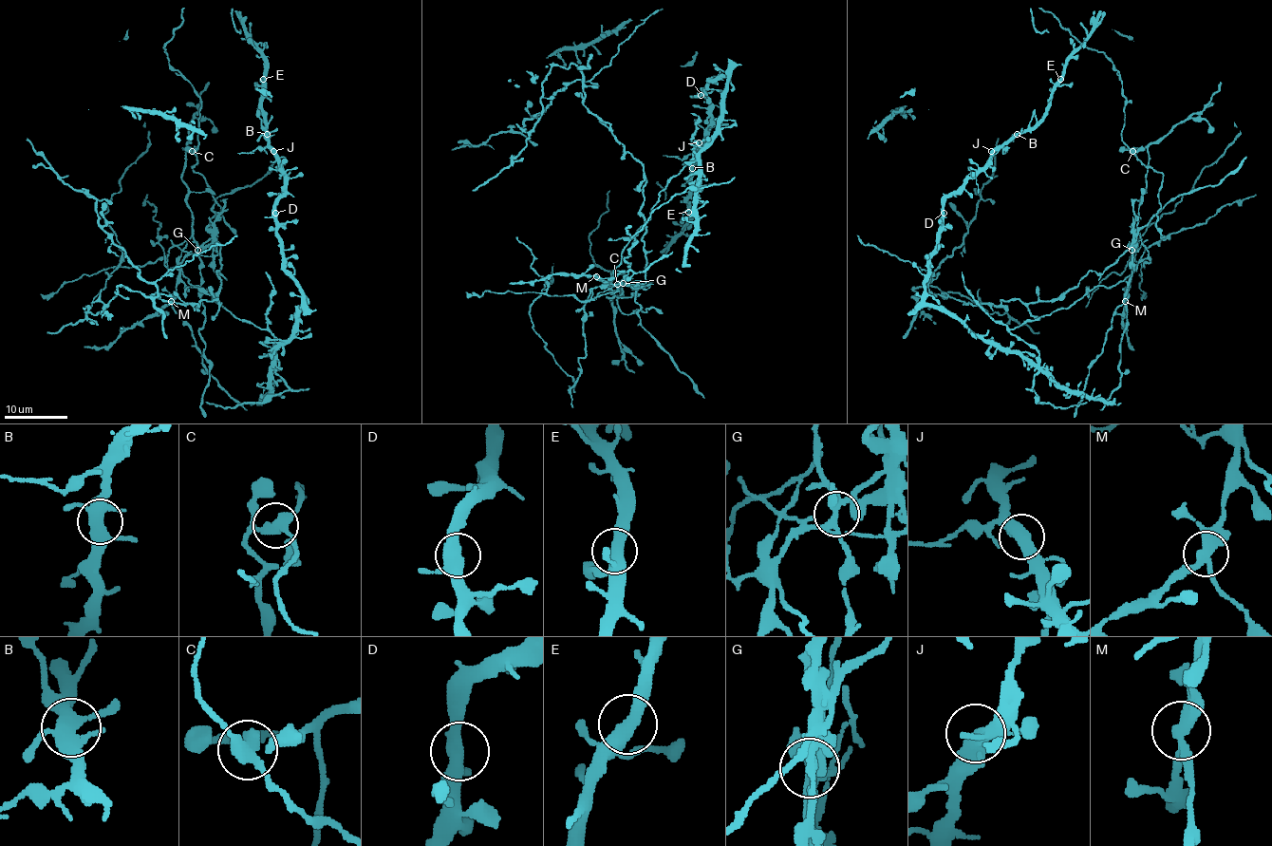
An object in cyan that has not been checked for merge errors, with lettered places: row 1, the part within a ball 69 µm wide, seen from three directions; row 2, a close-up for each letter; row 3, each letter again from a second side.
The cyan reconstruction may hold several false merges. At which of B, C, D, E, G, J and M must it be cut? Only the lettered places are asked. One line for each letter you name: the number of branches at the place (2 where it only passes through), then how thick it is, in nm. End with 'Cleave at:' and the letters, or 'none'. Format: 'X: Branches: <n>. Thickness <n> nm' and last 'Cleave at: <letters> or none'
C: Branches: 3. Thickness 400 nm
G: Branches: 5. Thickness 280 nm
M: Branches: 3. Thickness 320 nm
Cleave at: C, G, M

